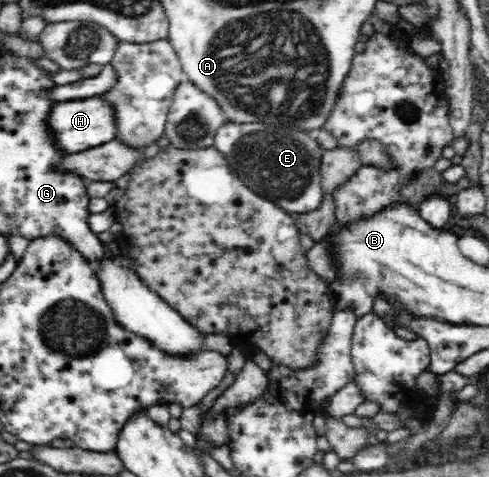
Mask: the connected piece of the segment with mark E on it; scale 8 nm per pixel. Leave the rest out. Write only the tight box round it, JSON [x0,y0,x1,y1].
[213,122,324,213]

